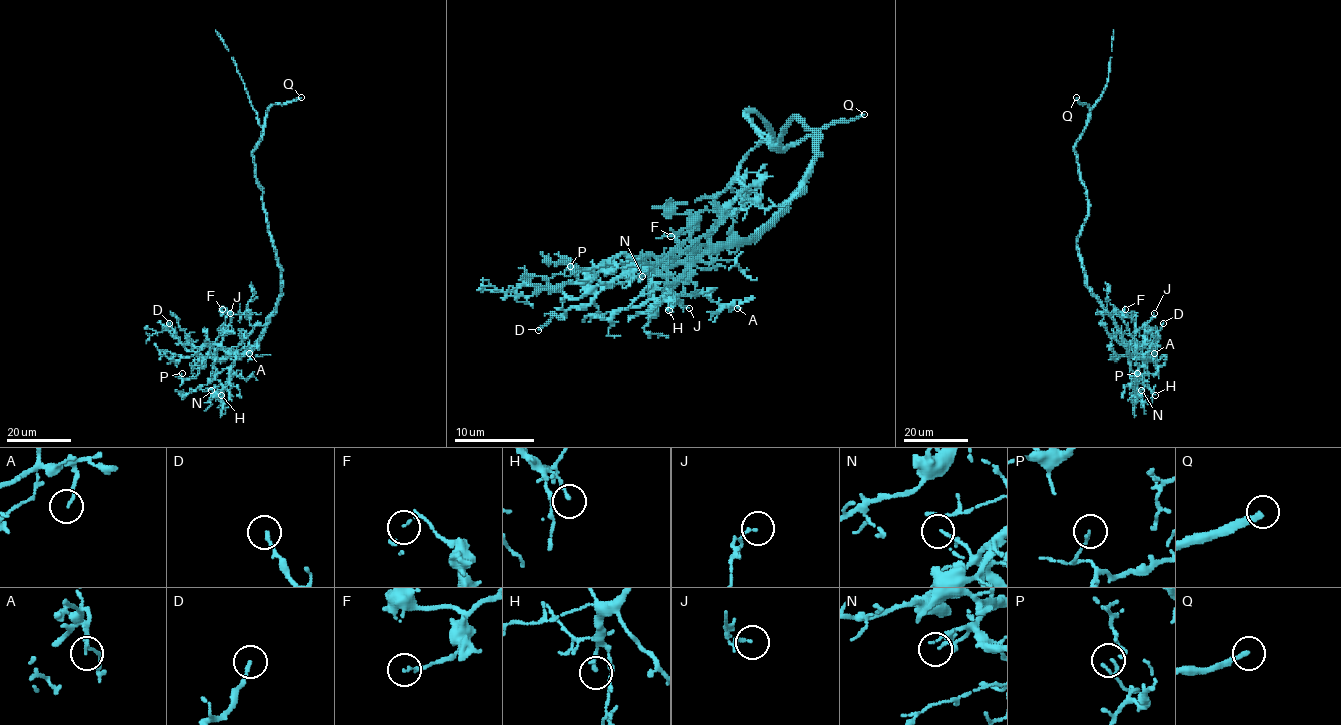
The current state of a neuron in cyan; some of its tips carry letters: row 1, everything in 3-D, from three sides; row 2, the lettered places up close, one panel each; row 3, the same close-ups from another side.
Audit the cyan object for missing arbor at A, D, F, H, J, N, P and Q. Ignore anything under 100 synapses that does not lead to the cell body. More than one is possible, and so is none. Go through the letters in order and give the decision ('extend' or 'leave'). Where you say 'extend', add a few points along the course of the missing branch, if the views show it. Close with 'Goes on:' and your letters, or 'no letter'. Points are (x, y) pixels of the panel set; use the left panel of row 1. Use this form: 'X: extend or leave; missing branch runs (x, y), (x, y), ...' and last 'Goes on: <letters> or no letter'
A: leave
D: leave
F: leave
H: leave
J: leave
N: leave
P: leave
Q: extend; missing branch runs (301, 97), (322, 75), (300, 76), (264, 96), (250, 111), (234, 109), (227, 100), (207, 98), (192, 113)
Goes on: Q

